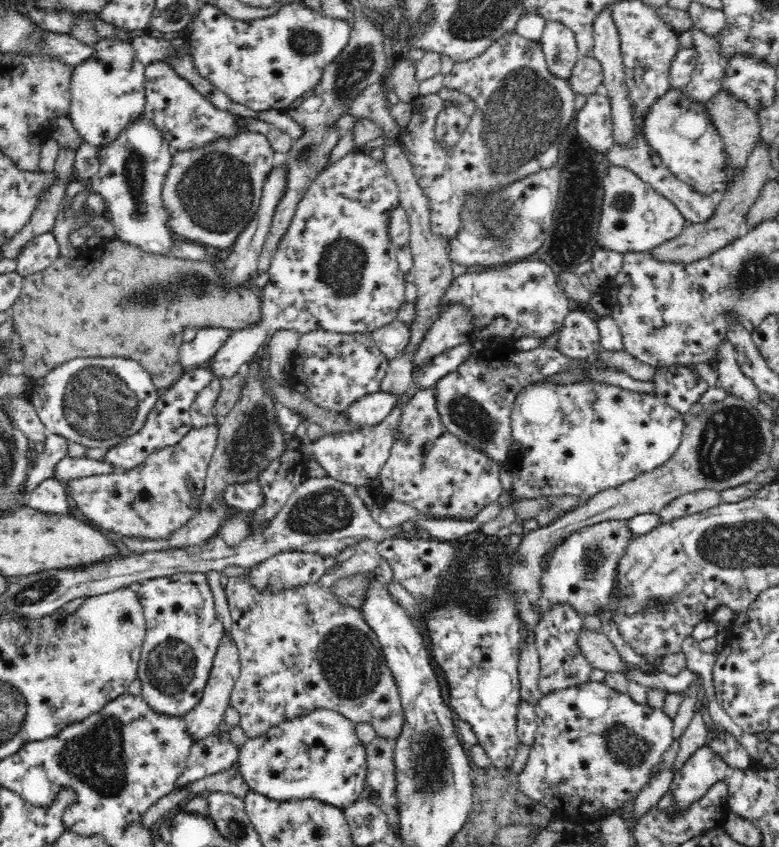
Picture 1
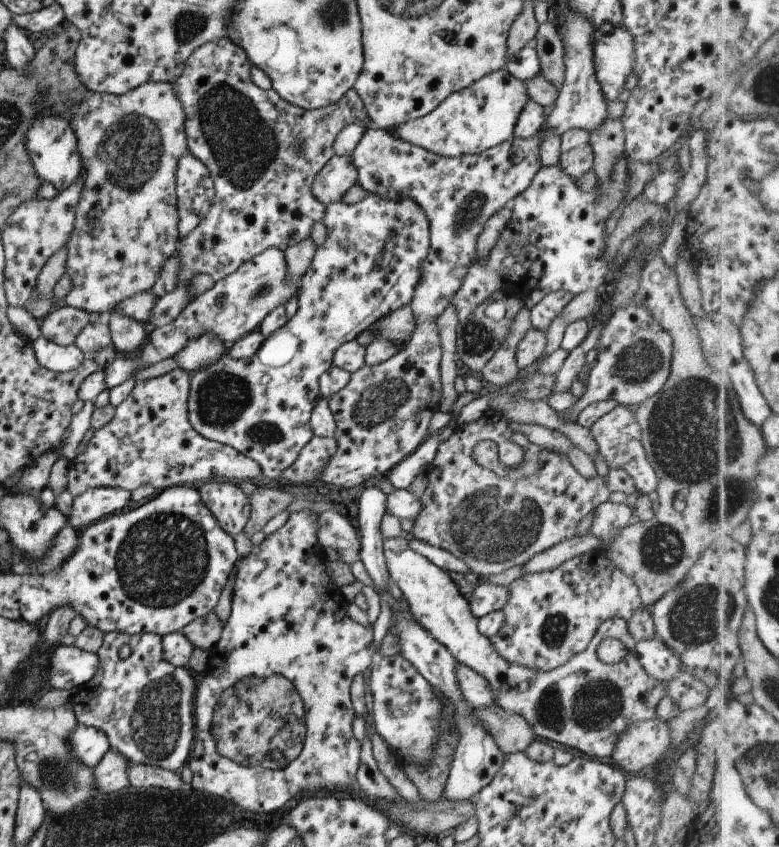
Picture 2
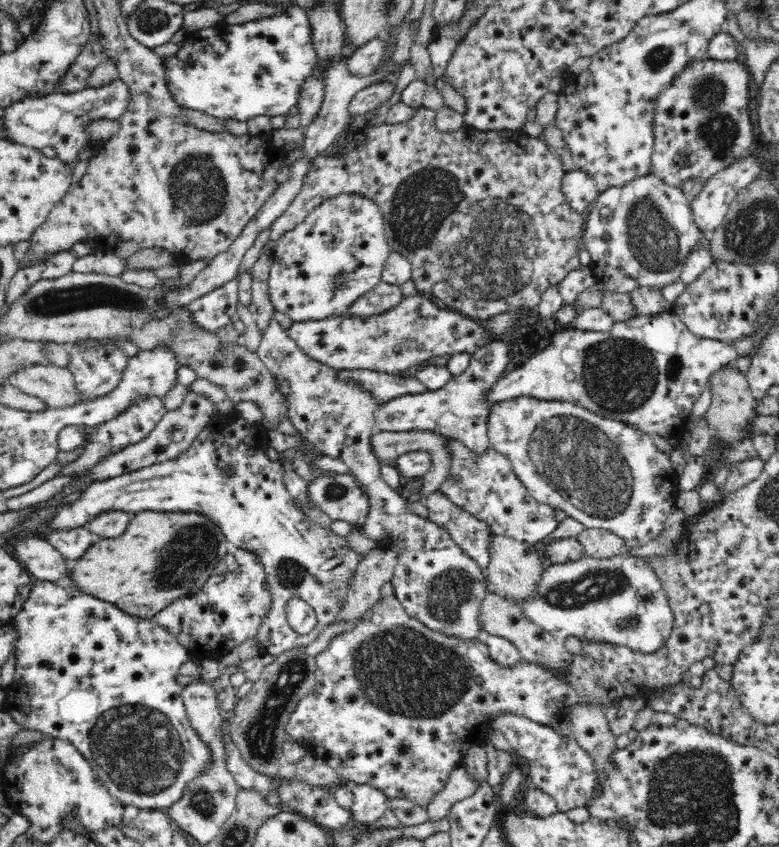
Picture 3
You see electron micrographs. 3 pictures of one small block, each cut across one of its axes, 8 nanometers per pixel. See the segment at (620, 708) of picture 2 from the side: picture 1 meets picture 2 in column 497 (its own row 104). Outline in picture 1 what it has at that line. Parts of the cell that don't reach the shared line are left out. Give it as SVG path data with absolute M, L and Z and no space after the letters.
M684 88L670 89L658 102L648 110L644 118L644 133L646 141L651 148L660 156L662 162L672 171L680 182L686 183L694 192L702 196L721 194L724 196L734 182L738 182L742 173L742 167L732 167L728 163L728 152L720 134L712 123L712 117L706 109L704 102L690 98Z

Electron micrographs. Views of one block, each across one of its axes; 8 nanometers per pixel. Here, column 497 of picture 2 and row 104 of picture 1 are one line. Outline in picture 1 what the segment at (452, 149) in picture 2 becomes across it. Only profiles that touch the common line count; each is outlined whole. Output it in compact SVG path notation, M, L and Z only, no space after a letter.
M124 38L100 39L93 43L94 52L82 64L76 64L70 76L71 103L67 112L76 131L82 139L99 148L114 142L120 131L134 119L142 116L145 103L145 65L140 63L135 55L131 42Z

